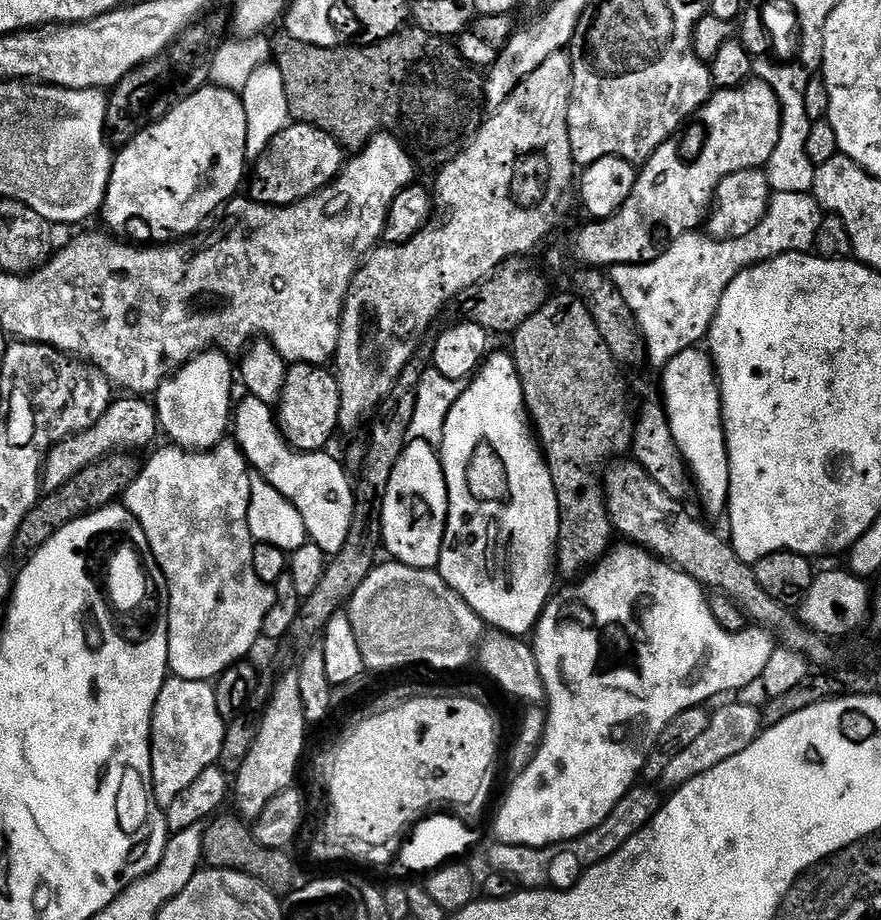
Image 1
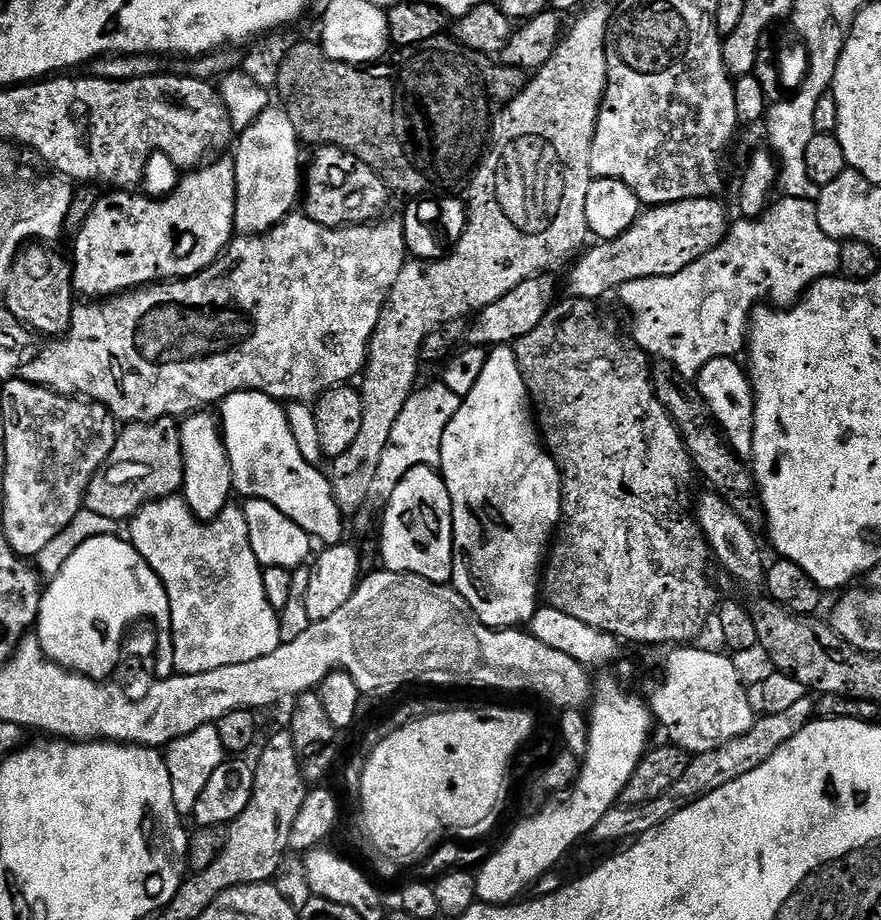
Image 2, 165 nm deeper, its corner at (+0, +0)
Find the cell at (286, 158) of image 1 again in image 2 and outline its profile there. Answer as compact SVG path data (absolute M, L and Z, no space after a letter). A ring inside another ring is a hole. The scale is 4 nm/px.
M325 144L313 152L316 153L309 164L307 161L306 179L302 184L302 208L304 206L306 215L314 222L331 228L375 221L380 207L390 197L390 189L384 179L366 161L344 148Z

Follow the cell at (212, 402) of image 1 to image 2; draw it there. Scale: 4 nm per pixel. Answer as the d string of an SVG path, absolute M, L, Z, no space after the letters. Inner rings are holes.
M192 414L179 425L181 453L184 455L184 482L182 495L192 508L192 513L205 522L211 522L225 511L228 495L233 495L232 467L217 421L208 414ZM185 423L185 424L184 424ZM216 423L216 424L215 424Z

